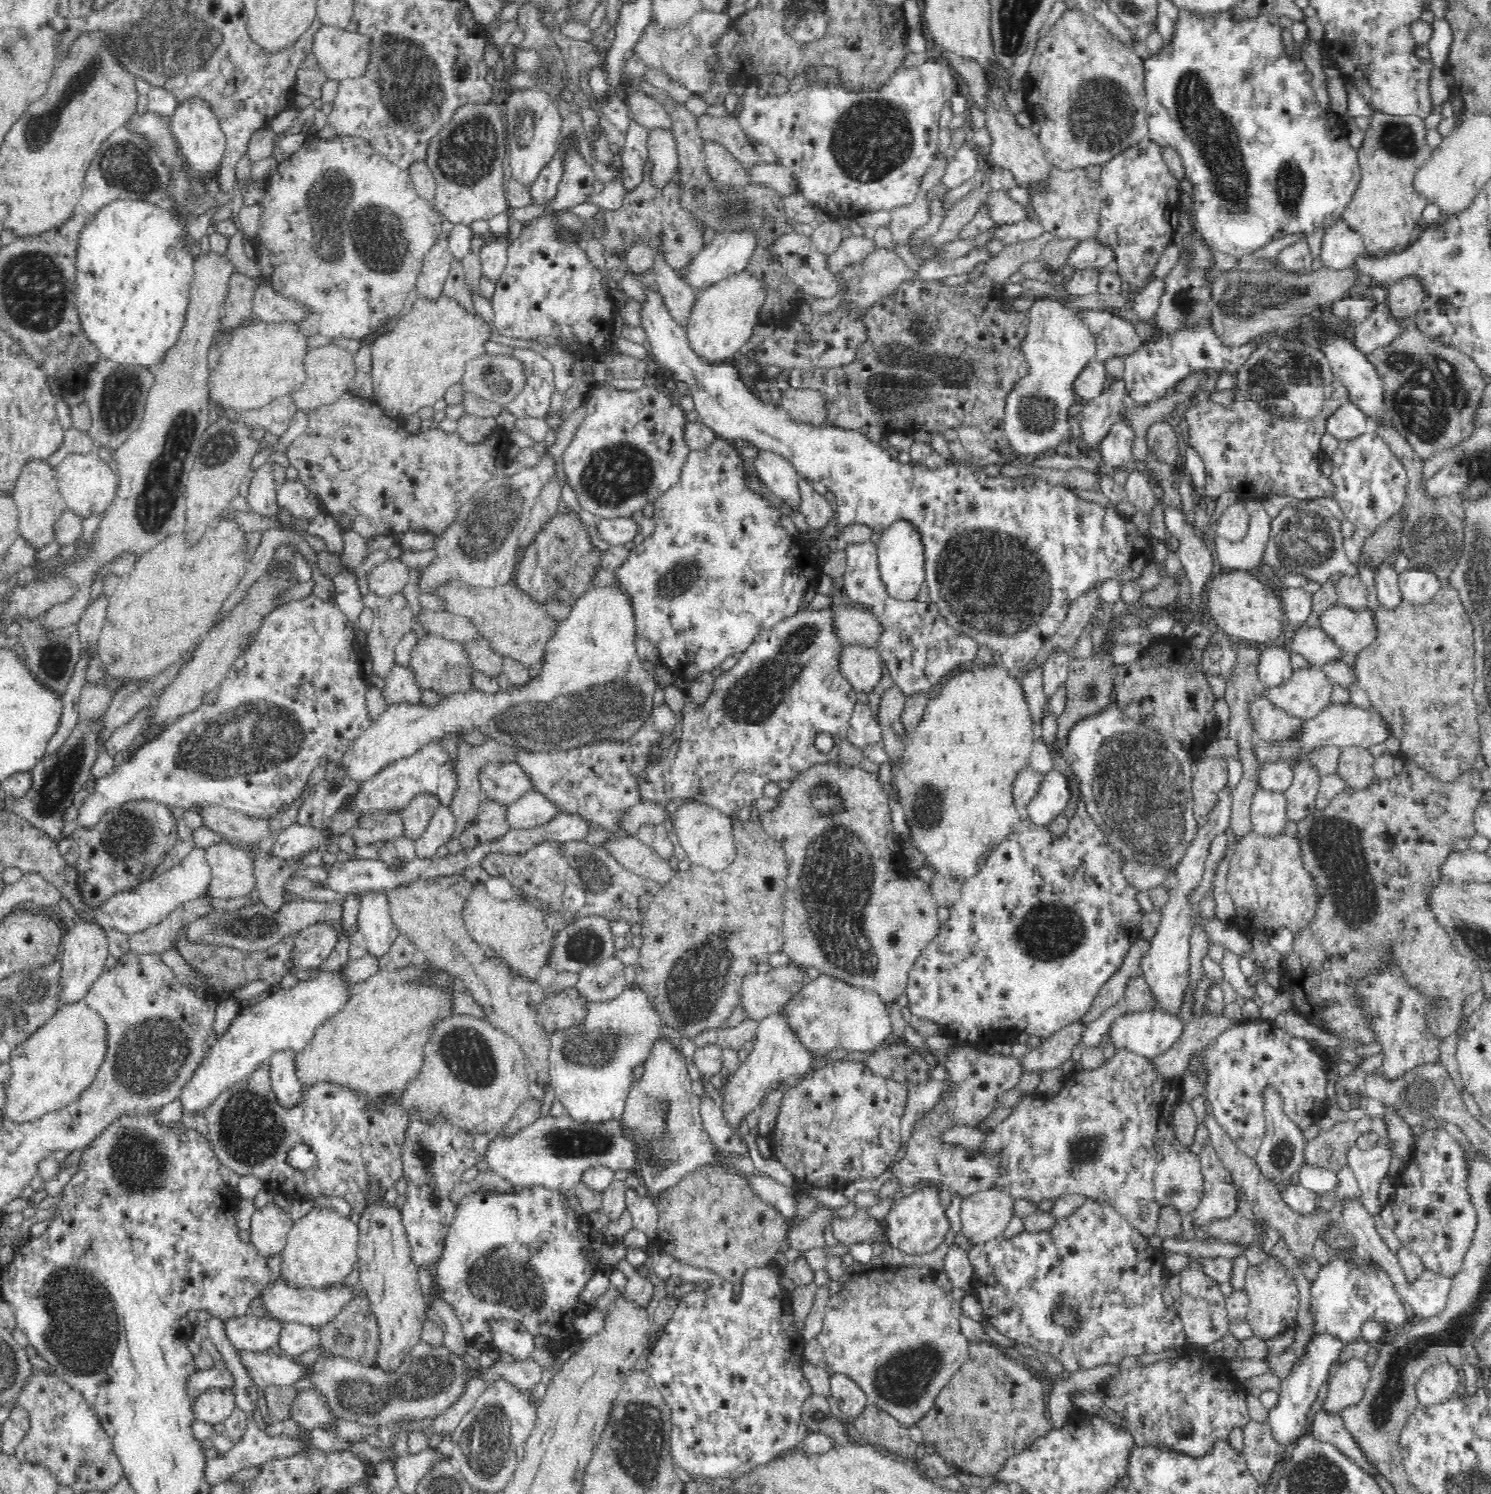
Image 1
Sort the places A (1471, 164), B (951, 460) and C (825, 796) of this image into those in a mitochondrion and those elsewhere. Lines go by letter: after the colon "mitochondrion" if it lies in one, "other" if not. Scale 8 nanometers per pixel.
A: other
B: other
C: mitochondrion

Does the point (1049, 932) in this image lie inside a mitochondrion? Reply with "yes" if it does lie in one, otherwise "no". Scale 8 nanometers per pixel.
yes

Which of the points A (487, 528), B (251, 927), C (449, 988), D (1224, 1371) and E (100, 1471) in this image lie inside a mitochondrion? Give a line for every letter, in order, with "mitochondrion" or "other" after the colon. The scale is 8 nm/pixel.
A: mitochondrion
B: mitochondrion
C: other
D: other
E: other

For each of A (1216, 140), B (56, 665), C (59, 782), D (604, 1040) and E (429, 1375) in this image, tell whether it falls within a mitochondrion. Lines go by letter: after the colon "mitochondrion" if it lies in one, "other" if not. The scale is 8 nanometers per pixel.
A: mitochondrion
B: mitochondrion
C: mitochondrion
D: mitochondrion
E: mitochondrion

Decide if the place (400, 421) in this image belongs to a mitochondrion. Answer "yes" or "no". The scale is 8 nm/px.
no

